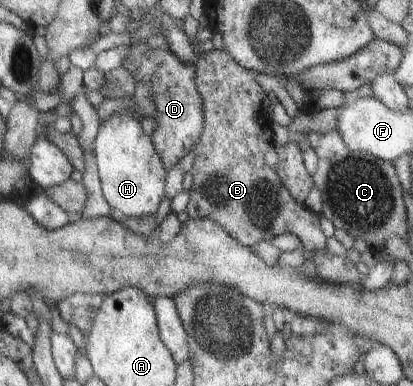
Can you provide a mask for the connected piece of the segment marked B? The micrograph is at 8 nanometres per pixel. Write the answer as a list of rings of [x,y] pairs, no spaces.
[[[214,50],[198,56],[193,62],[194,84],[202,101],[202,124],[198,140],[192,147],[192,168],[189,173],[192,183],[188,190],[189,199],[182,207],[190,218],[207,218],[218,224],[230,238],[234,238],[244,247],[252,247],[256,242],[270,242],[274,236],[290,233],[300,241],[300,248],[311,251],[316,256],[322,254],[326,237],[320,230],[318,214],[303,204],[292,200],[288,190],[282,186],[274,168],[264,162],[264,152],[272,145],[271,121],[262,109],[264,92],[254,80],[254,74],[236,64],[225,51]]]

